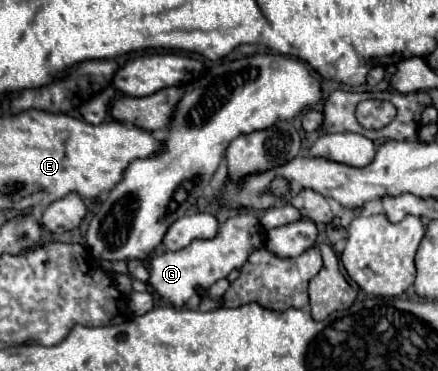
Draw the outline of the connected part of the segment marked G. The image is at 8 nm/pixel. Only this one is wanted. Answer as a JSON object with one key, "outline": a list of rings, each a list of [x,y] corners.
{"outline":[[[237,214],[219,226],[219,232],[211,240],[193,240],[187,248],[177,252],[163,252],[151,260],[151,278],[149,284],[161,294],[163,300],[195,310],[201,302],[195,288],[209,288],[217,280],[229,276],[233,270],[239,270],[247,262],[249,254],[264,245],[263,228],[255,214]]]}

